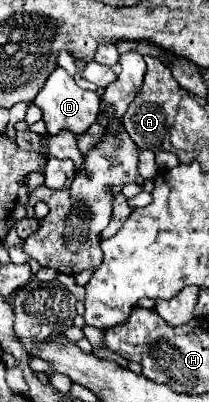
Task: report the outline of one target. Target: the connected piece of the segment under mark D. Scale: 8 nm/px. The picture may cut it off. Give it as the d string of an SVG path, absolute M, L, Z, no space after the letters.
M63 67L53 69L53 73L47 77L43 89L37 93L33 103L43 109L43 119L47 123L49 133L59 133L59 129L71 129L75 135L85 133L87 127L97 121L99 113L99 93L81 89Z

